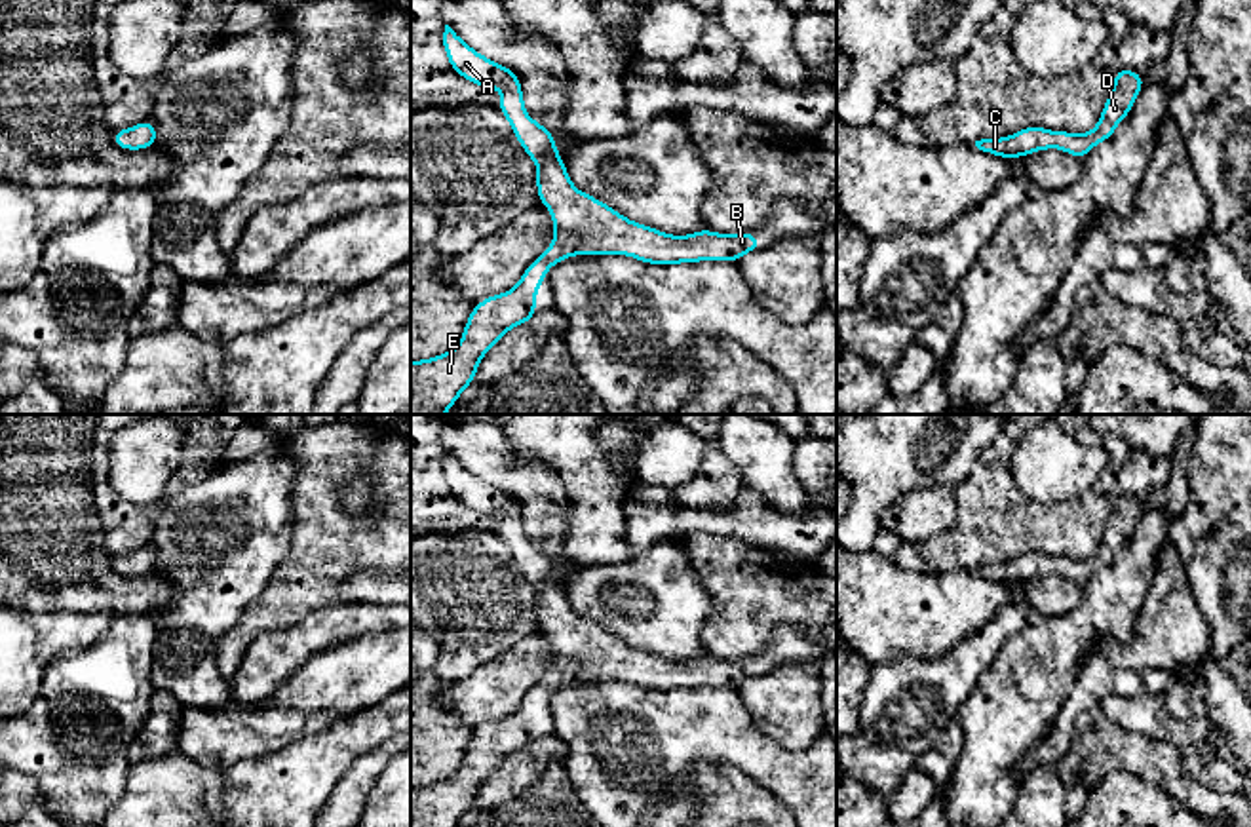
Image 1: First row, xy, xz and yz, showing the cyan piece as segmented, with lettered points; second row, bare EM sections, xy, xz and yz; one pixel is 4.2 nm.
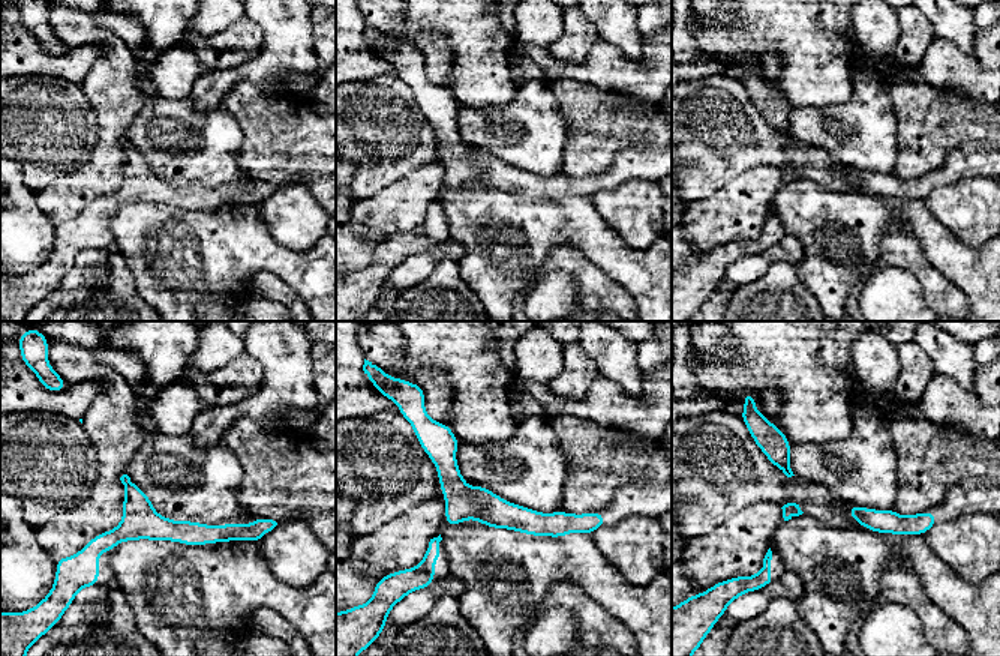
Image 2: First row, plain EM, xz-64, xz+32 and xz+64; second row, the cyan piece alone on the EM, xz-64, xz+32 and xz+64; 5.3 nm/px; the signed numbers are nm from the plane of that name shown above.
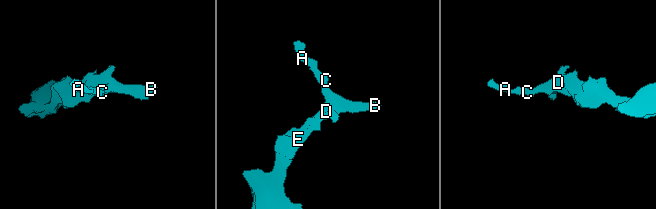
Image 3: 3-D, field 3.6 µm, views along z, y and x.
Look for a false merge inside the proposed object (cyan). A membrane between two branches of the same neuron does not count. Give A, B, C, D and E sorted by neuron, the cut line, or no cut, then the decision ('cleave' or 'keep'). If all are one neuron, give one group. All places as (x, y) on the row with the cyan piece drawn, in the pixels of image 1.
groups A B C D E; cut none; keep

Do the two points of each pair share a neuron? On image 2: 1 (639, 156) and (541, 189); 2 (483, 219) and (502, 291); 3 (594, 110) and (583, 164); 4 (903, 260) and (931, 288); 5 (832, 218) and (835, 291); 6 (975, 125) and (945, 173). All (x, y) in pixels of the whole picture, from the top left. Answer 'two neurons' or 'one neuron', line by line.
1: one neuron
2: one neuron
3: one neuron
4: one neuron
5: one neuron
6: two neurons

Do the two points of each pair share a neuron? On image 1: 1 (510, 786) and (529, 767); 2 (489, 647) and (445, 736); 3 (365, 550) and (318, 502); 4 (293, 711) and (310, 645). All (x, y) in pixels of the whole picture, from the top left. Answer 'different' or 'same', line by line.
1: same
2: different
3: same
4: different

